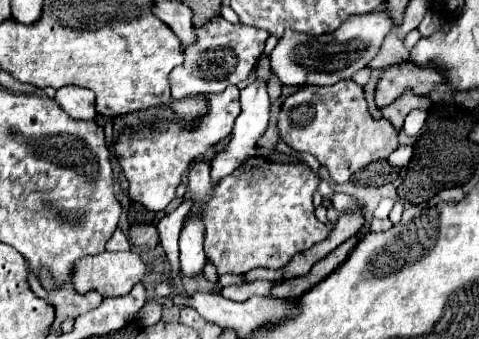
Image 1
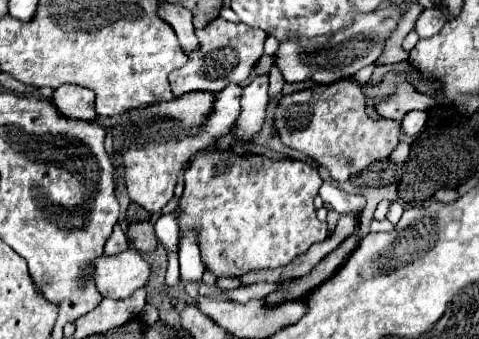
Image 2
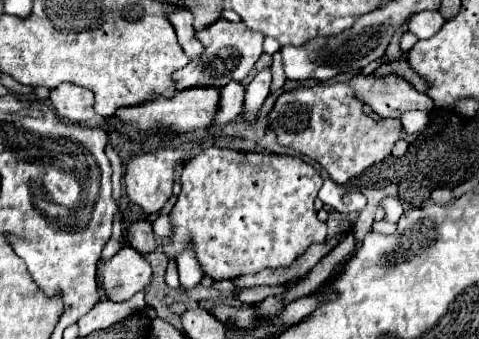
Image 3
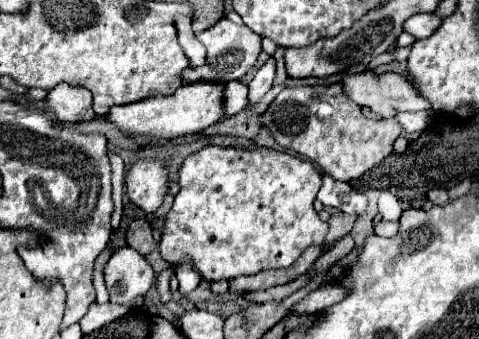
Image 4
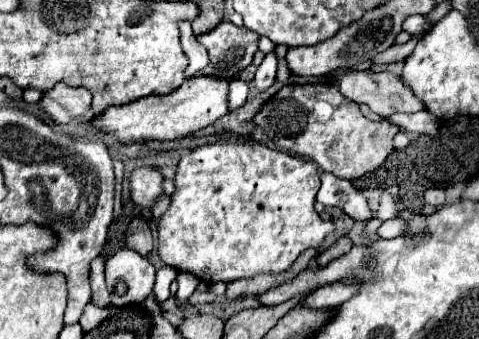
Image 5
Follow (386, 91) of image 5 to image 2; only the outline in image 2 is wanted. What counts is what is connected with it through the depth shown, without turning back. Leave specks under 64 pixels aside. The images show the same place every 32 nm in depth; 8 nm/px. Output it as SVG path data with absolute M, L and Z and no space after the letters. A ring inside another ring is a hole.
M362 84L360 88L362 88L364 96L372 96L378 114L384 118L390 118L394 122L402 122L402 118L410 110L428 110L430 106L434 106L434 100L430 96L416 92L410 84L402 84L398 88L398 92L388 100L378 100L378 96L376 96L376 92L380 88L378 84L374 84L372 88L368 84Z

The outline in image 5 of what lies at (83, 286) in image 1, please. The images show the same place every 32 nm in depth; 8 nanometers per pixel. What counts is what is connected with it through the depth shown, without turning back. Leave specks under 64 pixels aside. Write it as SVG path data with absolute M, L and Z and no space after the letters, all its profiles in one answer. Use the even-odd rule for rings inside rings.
M120 248L106 262L106 288L112 294L112 304L114 306L126 306L130 302L142 302L152 292L154 280L156 280L154 266L144 256L140 256L136 250Z

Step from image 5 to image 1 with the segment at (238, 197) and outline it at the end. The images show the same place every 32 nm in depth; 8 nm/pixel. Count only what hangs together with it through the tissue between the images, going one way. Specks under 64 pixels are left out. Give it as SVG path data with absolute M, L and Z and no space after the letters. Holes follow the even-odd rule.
M256 156L240 172L226 176L216 188L210 182L210 164L196 162L188 172L186 198L194 198L190 214L204 204L206 256L218 274L246 274L258 266L282 268L294 254L300 254L328 236L328 226L314 216L312 196L318 176L306 164L278 164Z

